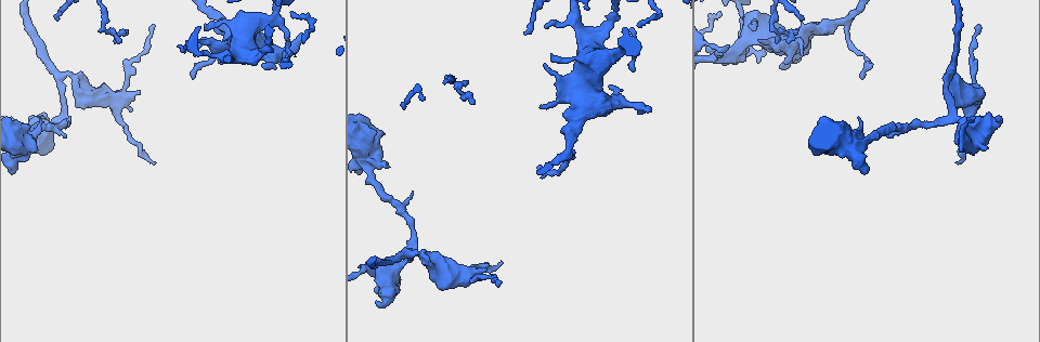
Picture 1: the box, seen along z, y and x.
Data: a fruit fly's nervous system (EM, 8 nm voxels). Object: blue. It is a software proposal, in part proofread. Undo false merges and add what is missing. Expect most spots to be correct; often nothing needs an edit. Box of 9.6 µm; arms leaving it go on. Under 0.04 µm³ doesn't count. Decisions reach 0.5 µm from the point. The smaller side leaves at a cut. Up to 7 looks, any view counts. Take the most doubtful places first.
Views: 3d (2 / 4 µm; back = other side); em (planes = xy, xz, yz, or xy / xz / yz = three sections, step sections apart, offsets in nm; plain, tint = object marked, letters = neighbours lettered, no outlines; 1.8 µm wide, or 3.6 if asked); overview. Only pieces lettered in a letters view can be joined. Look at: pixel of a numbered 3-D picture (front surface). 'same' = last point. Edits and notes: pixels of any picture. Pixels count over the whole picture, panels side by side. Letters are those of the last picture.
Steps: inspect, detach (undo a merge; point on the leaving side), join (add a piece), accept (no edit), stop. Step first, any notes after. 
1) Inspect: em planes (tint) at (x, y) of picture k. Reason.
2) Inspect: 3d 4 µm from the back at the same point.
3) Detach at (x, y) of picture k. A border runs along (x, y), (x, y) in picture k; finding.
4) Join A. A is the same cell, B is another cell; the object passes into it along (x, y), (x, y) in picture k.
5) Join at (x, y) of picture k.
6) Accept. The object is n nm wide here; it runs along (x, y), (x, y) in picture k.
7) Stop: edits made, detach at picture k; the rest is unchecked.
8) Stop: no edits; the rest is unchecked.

Inspect: 3d 4 µm at (155, 164) of picture 1. Tapers out.

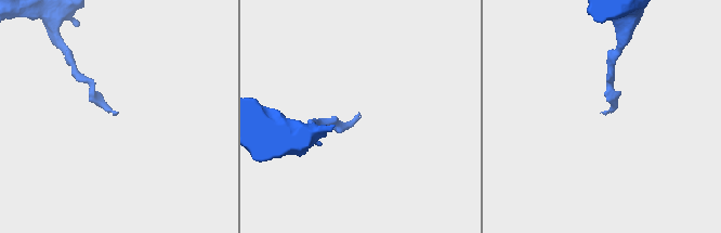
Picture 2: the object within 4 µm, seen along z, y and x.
Inspect: em planes (letters) at (116, 113) of picture 2. Now the EM.

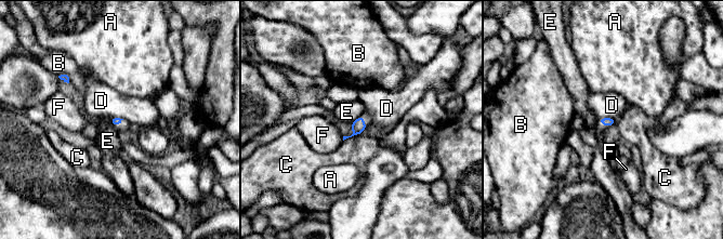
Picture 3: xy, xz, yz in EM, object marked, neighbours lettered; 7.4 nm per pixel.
Accept. A, B, C, D, E and F are other cells; a border runs along (616, 119), (600, 118), (597, 120) in picture 3; none of them fits.

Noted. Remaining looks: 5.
Inspect: em planes (letters) at (750, 32) of picture 1. Thin arm on a thick one.

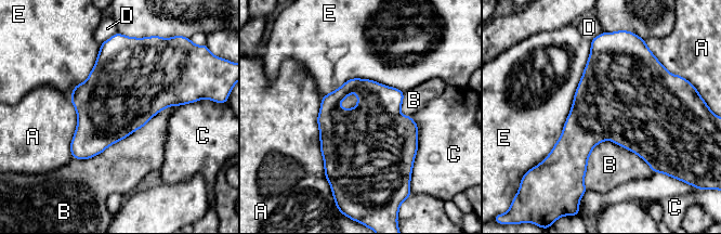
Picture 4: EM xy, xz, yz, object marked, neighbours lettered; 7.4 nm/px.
Accept. A, B, C, D and E are other cells; continuous, no second cell.

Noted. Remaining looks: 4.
Inspect: em yz step 8 (letters) at (66, 137) of picture 1. An open end.

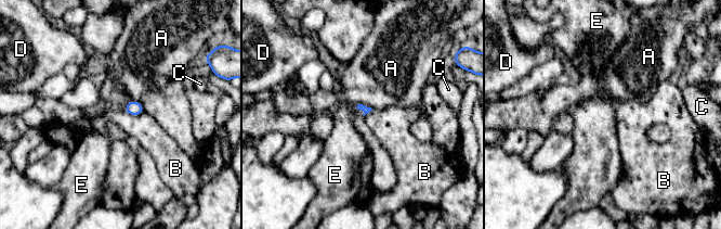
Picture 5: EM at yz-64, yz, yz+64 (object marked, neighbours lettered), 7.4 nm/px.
Accept. A, B, C, D and E are other cells; a border runs along (143, 111), (139, 114), (126, 112) in picture 5; no lettered piece goes on from it.

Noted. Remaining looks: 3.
Stop: no edits; the rest is unchecked.

